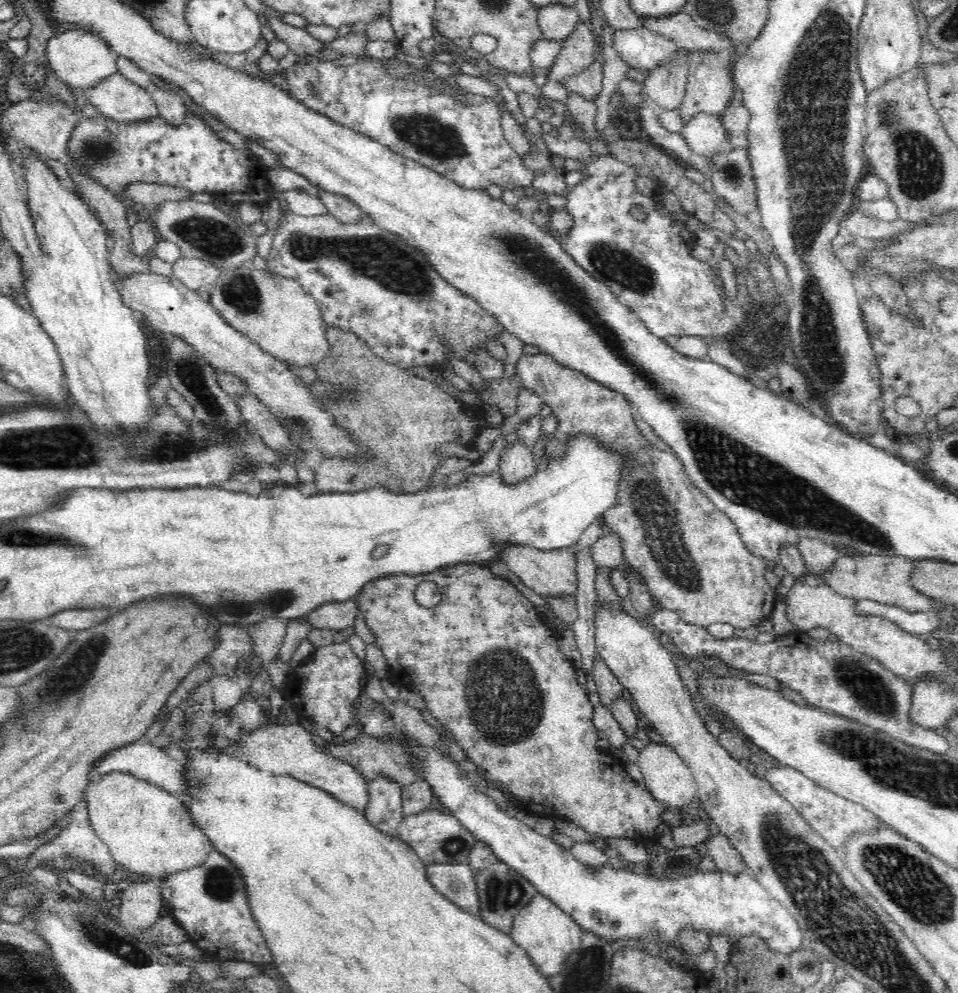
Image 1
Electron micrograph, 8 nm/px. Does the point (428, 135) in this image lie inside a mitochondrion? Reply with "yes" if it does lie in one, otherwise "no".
yes

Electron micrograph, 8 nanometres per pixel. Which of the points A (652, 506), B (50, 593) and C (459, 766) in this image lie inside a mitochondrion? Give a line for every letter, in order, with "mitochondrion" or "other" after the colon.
A: mitochondrion
B: other
C: other

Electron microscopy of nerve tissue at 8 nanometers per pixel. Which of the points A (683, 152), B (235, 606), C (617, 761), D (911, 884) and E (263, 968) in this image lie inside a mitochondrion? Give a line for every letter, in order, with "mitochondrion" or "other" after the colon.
A: other
B: mitochondrion
C: other
D: mitochondrion
E: other

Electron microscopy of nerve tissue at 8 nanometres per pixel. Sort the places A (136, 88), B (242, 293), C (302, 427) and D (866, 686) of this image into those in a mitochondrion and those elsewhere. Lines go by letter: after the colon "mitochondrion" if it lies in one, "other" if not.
A: other
B: mitochondrion
C: mitochondrion
D: mitochondrion

